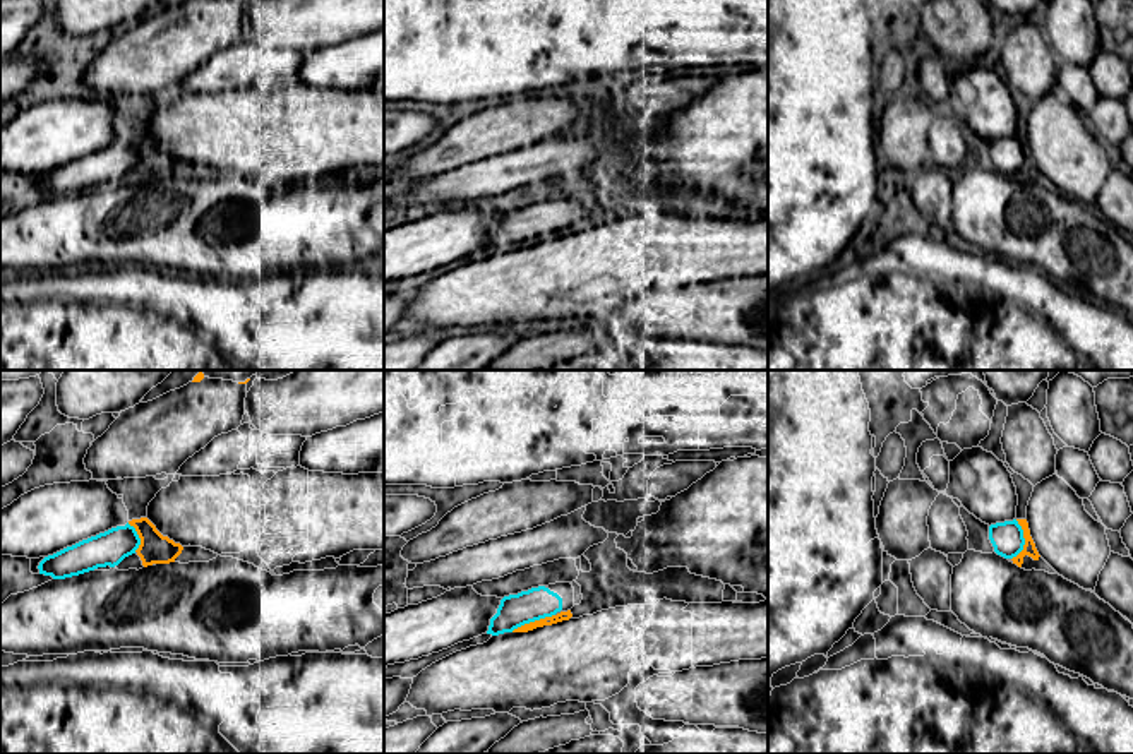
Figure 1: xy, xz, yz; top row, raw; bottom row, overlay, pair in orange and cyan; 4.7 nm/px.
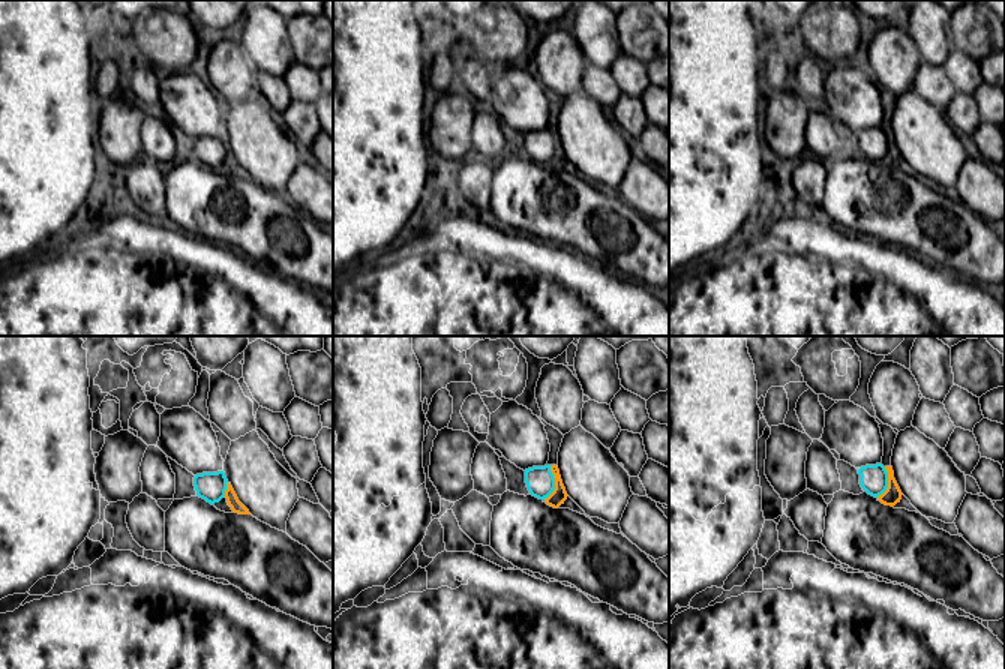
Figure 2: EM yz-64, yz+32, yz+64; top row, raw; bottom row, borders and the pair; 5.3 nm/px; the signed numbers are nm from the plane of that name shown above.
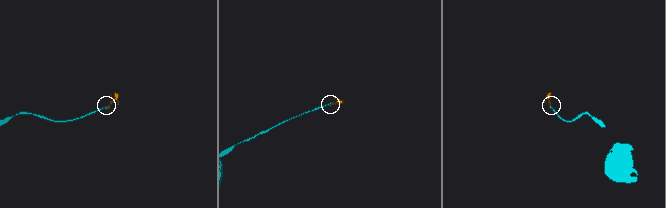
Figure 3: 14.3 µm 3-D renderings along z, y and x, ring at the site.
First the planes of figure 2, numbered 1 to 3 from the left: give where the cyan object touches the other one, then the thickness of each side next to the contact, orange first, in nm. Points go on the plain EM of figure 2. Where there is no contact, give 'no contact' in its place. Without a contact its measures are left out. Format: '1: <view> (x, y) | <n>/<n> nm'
1: yz-64 (227, 153) | 70/160 nm
2: yz+32 (555, 147) | 80/150 nm
3: yz+64 (888, 147) | 90/160 nm

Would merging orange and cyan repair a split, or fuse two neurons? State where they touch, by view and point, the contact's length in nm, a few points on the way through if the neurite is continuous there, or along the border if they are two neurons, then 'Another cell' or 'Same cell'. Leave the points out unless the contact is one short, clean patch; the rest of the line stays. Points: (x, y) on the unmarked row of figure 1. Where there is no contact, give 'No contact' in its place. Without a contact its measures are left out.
Touches orange at xz (532, 239). Shared border 220 nm. Boundary: xz (554, 230), (525, 239), (511, 247). Another cell

